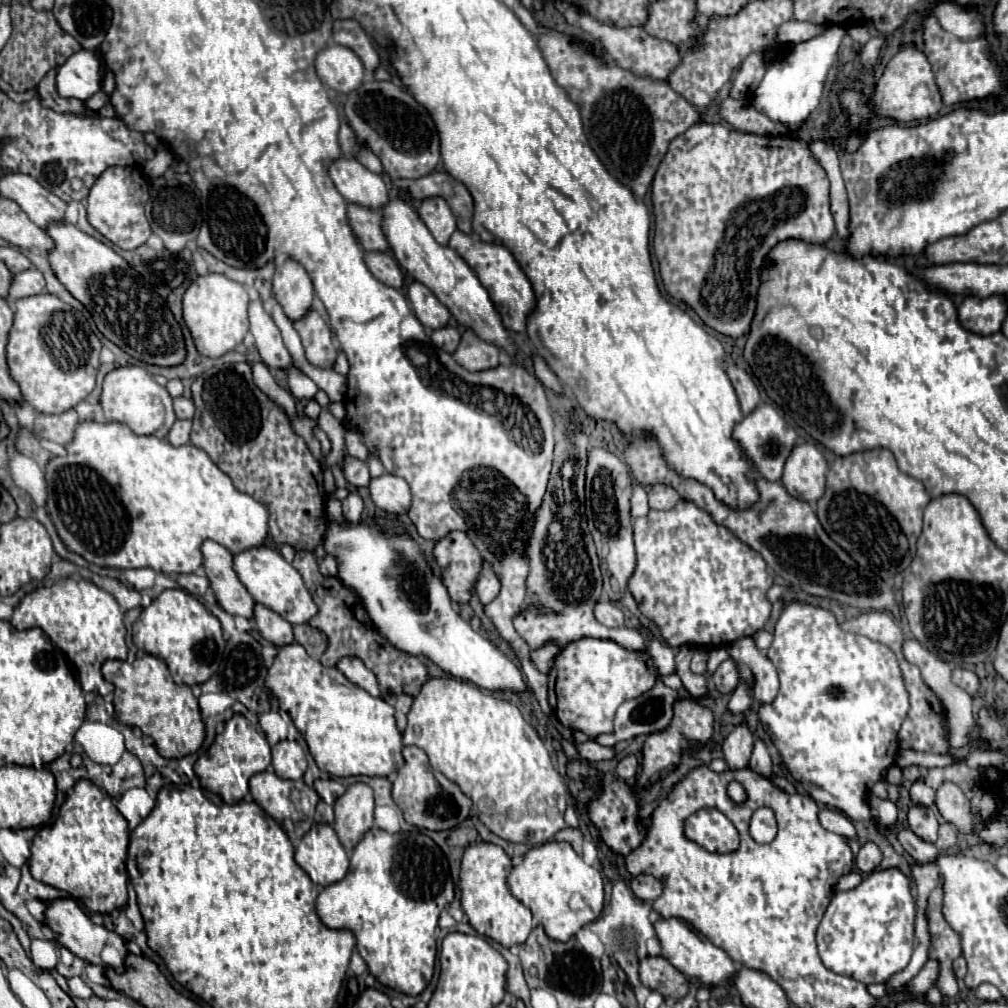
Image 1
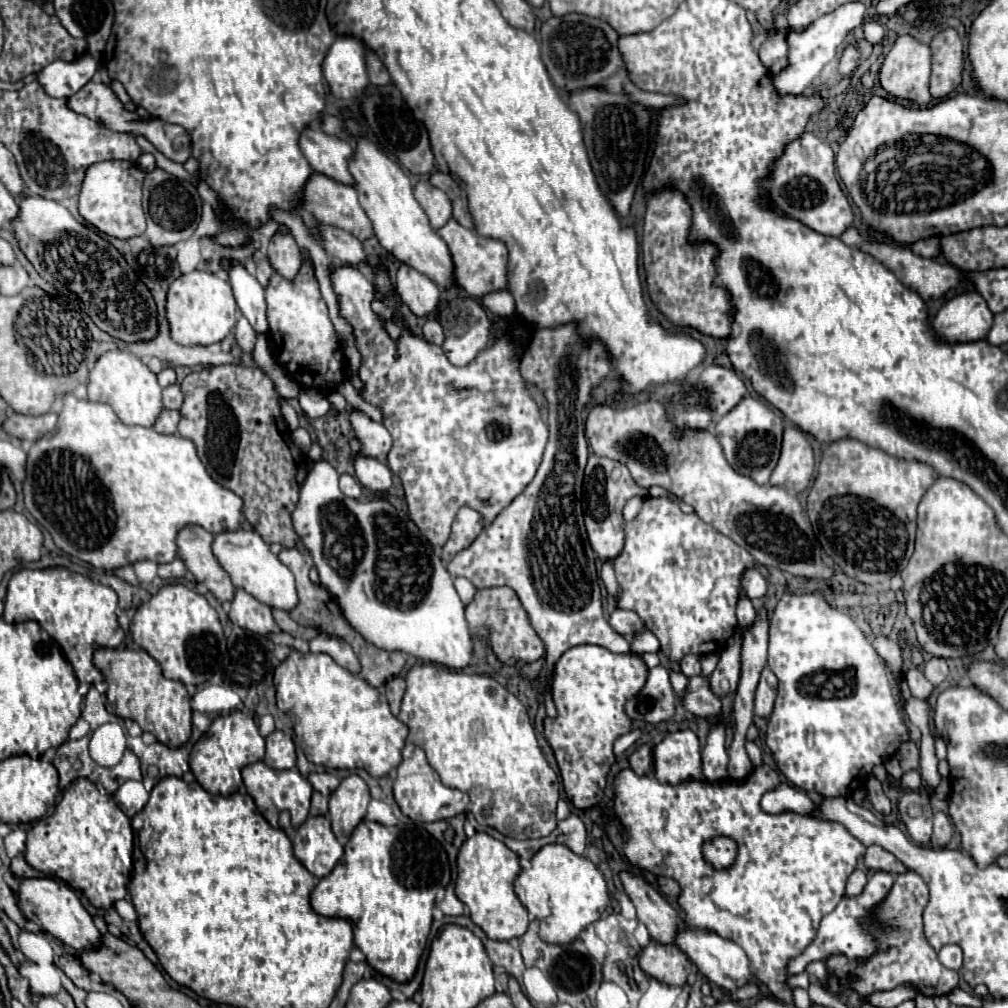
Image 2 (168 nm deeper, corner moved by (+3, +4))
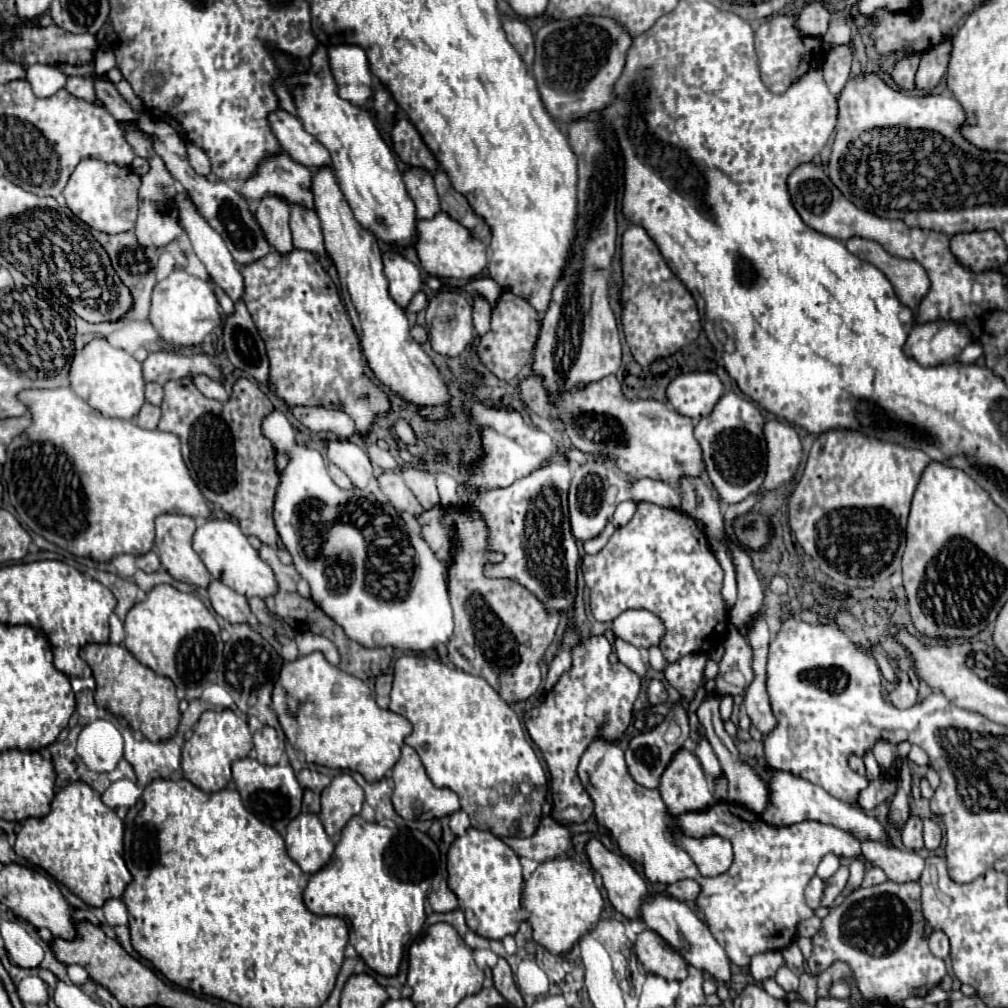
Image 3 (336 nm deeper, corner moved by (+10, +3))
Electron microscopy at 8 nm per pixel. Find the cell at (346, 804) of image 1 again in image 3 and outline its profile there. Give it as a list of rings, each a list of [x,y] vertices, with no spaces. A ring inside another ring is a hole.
[[[339,774],[331,780],[331,784],[321,792],[321,812],[319,818],[325,826],[325,832],[331,838],[337,838],[343,826],[361,812],[363,790],[349,776]]]

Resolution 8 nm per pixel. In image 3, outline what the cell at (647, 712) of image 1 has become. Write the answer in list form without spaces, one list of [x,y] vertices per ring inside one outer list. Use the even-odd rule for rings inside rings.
[[[659,678],[647,680],[647,702],[655,706],[655,704],[665,702],[665,698],[667,698],[667,692],[665,692],[663,682]]]

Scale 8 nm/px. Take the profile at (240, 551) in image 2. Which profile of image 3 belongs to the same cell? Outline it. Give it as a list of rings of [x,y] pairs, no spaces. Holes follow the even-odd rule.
[[[217,518],[207,520],[203,526],[199,526],[195,530],[193,548],[201,556],[203,564],[211,572],[211,576],[215,580],[227,584],[235,592],[239,592],[239,594],[243,594],[247,598],[251,598],[251,596],[269,598],[269,596],[277,594],[279,584],[277,584],[277,578],[275,578],[271,566],[265,564],[259,558],[259,552],[249,544],[247,536],[239,530],[237,522],[233,522],[233,520],[217,520]]]

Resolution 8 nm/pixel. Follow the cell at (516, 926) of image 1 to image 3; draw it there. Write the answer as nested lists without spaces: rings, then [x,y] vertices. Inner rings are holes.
[[[469,828],[465,836],[455,838],[447,854],[449,888],[459,898],[459,908],[465,914],[467,926],[491,940],[501,940],[519,930],[519,898],[523,888],[523,874],[517,854],[491,832]]]

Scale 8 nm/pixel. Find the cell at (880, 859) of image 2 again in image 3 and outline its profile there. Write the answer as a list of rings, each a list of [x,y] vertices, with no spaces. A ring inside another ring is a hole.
[[[861,842],[861,848],[865,860],[869,860],[873,866],[879,866],[889,880],[899,884],[919,880],[925,868],[923,856],[911,850],[887,848],[885,844],[875,844],[875,842]]]

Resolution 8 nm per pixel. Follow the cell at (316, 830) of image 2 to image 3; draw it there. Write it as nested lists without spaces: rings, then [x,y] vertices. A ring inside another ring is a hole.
[[[299,814],[287,826],[287,854],[307,874],[319,872],[335,850],[333,840],[327,836],[317,814]]]

